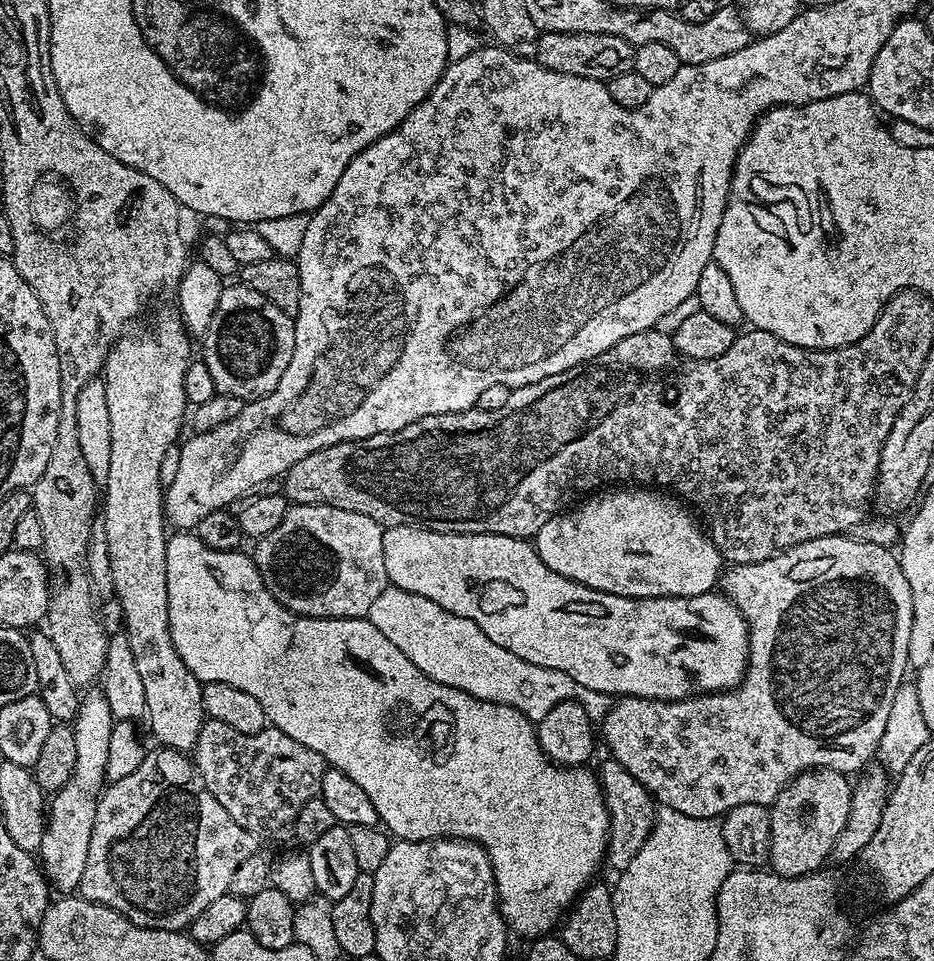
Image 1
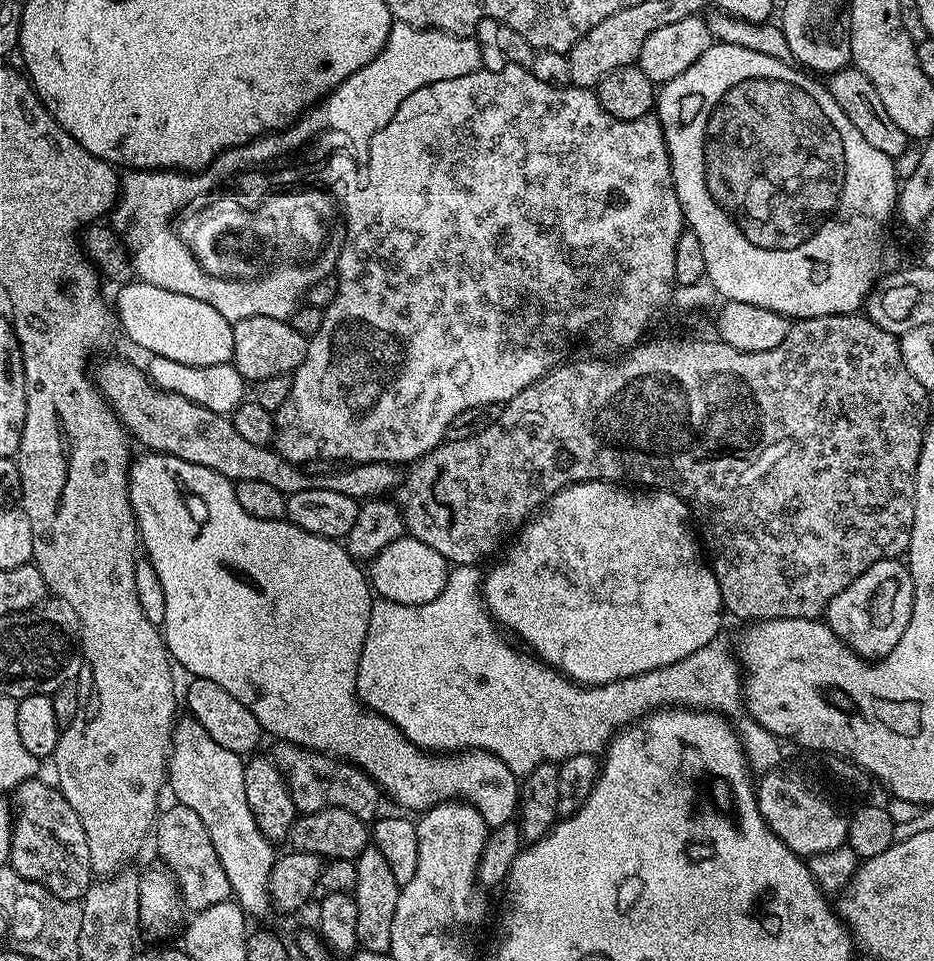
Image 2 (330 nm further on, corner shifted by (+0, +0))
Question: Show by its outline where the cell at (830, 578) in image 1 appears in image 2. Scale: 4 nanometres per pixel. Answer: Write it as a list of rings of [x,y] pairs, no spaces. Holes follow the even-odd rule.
[[[899,559],[883,560],[870,566],[870,570],[866,570],[858,578],[854,578],[854,582],[846,586],[846,590],[842,590],[831,600],[826,609],[826,622],[830,630],[838,634],[843,644],[850,646],[853,652],[857,652],[865,660],[875,662],[888,656],[890,650],[898,646],[898,638],[906,634],[906,626],[912,617],[915,597],[916,588],[912,585],[912,574],[907,567]]]

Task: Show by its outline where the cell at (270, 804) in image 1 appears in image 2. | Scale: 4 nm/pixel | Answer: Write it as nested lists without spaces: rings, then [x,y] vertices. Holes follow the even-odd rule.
[[[276,742],[273,745],[270,755],[278,770],[284,775],[284,781],[290,790],[290,798],[294,802],[297,813],[341,808],[350,810],[354,818],[365,822],[377,819],[381,811],[379,808],[382,793],[379,786],[361,768],[349,764],[346,760],[322,752],[313,752],[312,749],[297,744]]]

